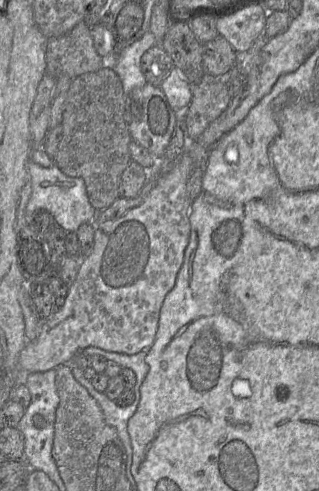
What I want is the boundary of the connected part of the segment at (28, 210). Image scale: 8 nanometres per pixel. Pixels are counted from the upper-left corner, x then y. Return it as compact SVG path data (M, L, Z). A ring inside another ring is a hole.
M32 160L28 163L28 171L32 191L25 208L25 217L31 215L38 208L44 208L52 213L57 223L66 232L76 232L83 223L96 225L98 211L89 202L82 178L65 175L56 164L51 167L43 167Z

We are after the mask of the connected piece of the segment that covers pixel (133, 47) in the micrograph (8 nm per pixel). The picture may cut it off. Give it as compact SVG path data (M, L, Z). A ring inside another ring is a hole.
M148 31L141 39L129 45L119 56L106 60L108 65L113 66L122 82L125 102L126 96L132 90L147 83L141 70L141 57L154 45L156 45L155 37Z

